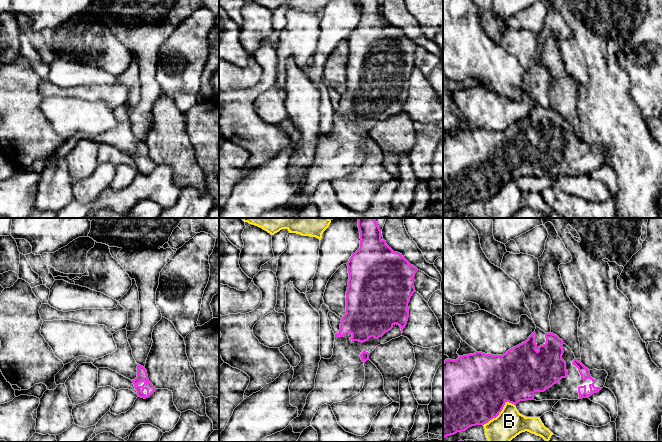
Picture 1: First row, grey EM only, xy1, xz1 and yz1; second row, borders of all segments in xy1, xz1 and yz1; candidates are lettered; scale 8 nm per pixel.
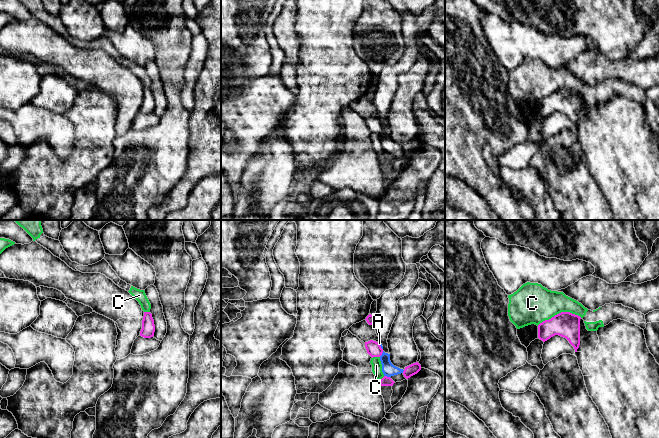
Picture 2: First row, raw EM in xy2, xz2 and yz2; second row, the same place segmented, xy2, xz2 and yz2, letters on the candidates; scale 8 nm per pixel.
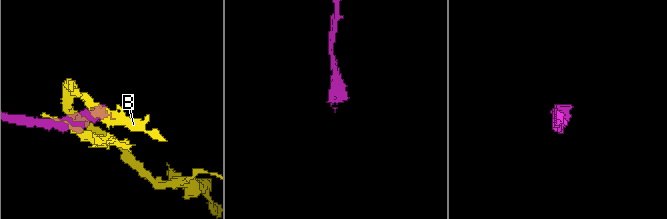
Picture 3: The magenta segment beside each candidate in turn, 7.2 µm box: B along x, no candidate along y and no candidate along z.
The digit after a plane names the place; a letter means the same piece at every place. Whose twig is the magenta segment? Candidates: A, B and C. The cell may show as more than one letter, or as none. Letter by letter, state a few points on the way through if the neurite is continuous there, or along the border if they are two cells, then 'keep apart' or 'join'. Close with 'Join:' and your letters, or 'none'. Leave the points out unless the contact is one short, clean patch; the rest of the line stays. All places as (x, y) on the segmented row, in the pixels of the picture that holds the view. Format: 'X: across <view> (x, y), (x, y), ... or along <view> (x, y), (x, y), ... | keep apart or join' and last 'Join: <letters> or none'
A: along xz2 (383, 351), (379, 356) | keep apart
B: keep apart
C: keep apart
Join: none

